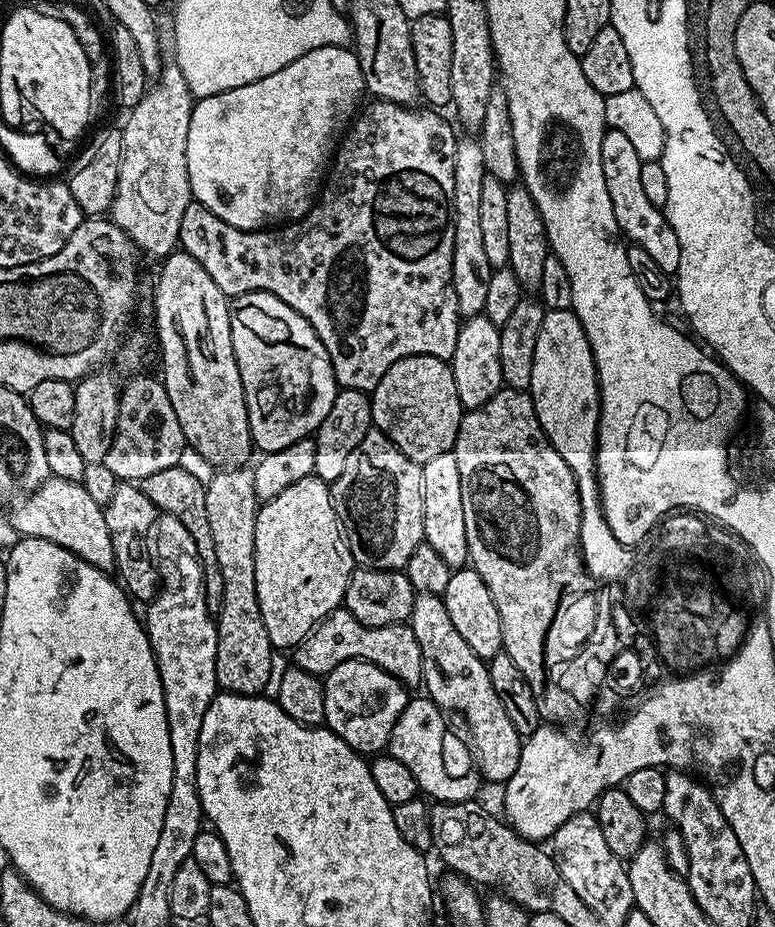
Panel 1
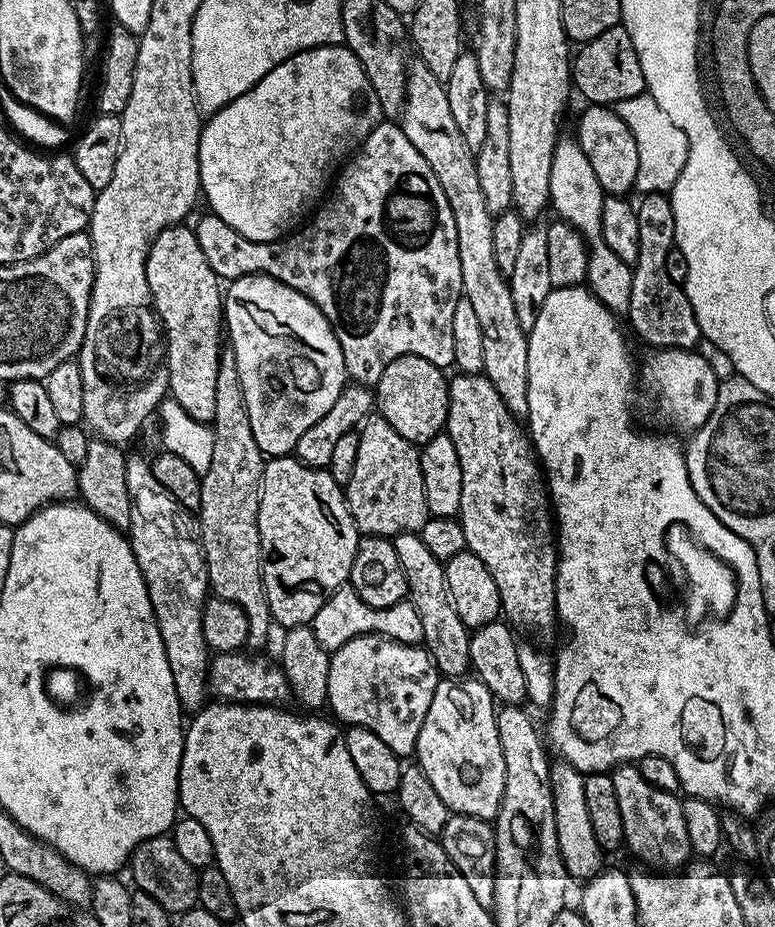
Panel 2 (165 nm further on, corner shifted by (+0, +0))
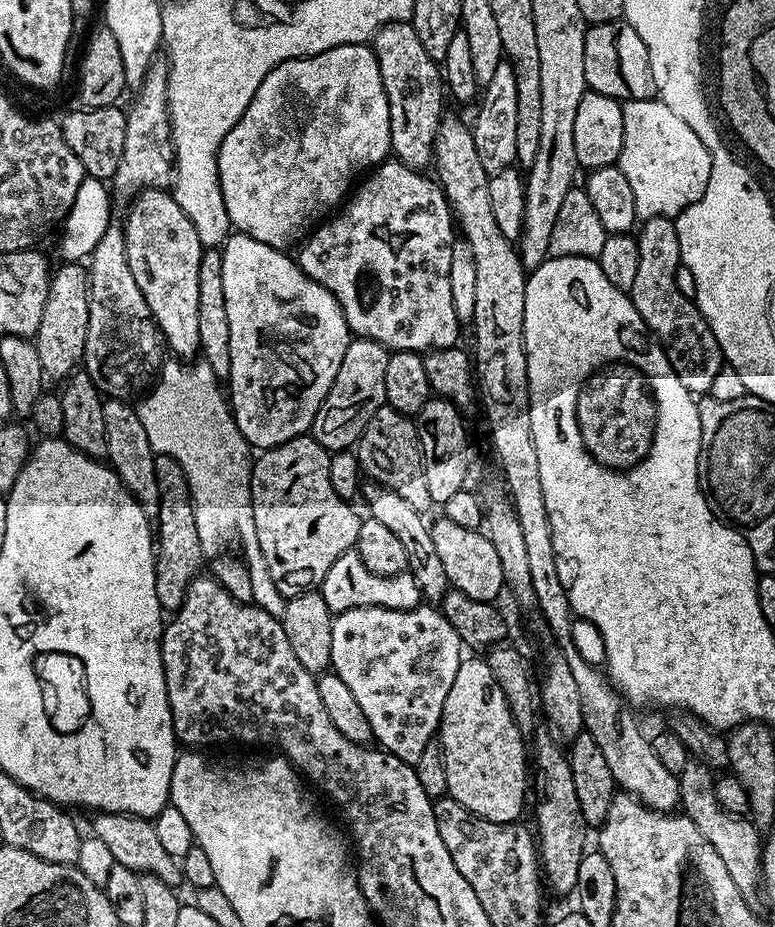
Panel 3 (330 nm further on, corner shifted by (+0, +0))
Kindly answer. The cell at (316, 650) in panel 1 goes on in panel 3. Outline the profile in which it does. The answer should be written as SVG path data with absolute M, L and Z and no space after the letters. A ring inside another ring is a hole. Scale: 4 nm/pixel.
M354 550L343 552L338 558L338 562L334 562L334 566L330 566L330 570L326 570L326 578L320 583L318 596L333 614L370 606L390 610L410 610L419 608L422 604L420 587L411 572L403 572L397 576L373 574L366 568L366 562L362 562L362 558Z

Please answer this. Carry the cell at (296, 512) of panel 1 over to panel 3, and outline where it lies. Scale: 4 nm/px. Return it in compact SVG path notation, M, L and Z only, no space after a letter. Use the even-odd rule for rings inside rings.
M311 434L295 436L273 448L263 449L252 465L252 509L254 530L258 534L258 546L262 546L262 558L266 558L266 570L274 578L274 586L285 598L316 592L326 578L326 570L338 562L343 552L355 549L361 513L352 509L347 500L334 494L330 486L330 462L332 456Z

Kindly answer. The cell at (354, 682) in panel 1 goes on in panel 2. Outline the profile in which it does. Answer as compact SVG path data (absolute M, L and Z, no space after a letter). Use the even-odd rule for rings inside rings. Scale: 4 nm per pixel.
M359 636L350 642L346 642L346 646L342 646L338 651L331 653L331 657L330 686L328 687L327 703L327 707L329 709L332 708L333 714L331 713L331 715L335 717L341 725L374 730L374 734L378 734L378 738L382 738L382 742L386 742L386 746L390 746L390 750L394 750L396 756L401 758L411 757L416 750L418 730L422 730L422 722L426 722L426 710L430 710L430 702L434 699L434 690L442 678L427 648L420 644L403 644L397 640L391 640L389 636Z

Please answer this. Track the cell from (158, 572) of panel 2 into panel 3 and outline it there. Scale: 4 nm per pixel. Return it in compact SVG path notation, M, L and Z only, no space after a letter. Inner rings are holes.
M108 398L102 406L102 419L106 421L106 460L116 479L126 489L130 490L133 501L139 504L143 511L152 514L160 507L158 498L158 478L154 478L154 462L157 453L152 451L150 437L146 434L146 426L142 426L142 418L135 407L132 408L127 399Z

